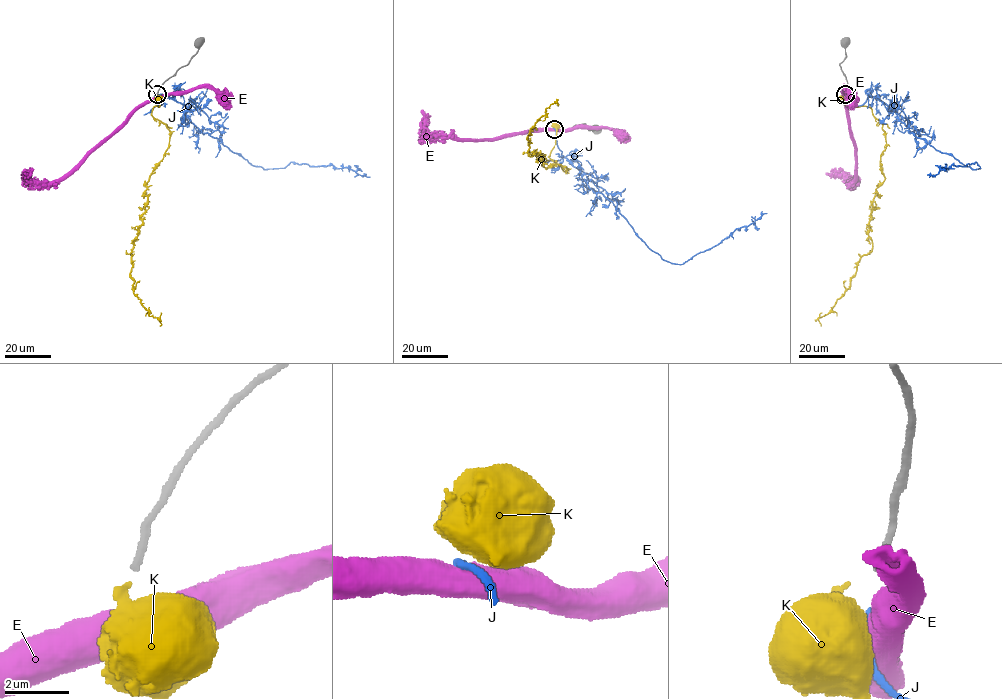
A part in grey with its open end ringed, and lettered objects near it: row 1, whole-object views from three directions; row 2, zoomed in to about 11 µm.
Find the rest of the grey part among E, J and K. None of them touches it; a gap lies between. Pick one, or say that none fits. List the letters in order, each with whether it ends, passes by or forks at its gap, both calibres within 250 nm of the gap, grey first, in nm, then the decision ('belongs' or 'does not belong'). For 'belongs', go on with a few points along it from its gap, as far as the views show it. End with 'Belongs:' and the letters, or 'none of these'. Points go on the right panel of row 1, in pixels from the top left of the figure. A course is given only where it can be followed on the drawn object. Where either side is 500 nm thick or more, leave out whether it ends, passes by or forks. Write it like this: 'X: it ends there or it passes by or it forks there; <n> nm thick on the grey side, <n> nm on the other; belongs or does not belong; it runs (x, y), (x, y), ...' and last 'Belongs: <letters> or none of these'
E: 200 nm thick on the grey side, 750 nm on the other; does not belong
J: it ends there; 200 nm thick on the grey side, 200 nm on the other; does not belong
K: it ends there; 200 nm thick on the grey side, 280 nm on the other; does not belong
Belongs: none of these

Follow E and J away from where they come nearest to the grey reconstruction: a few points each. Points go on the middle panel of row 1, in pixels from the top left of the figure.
E: (554, 129), (528, 130), (492, 139), (456, 139), (430, 135), (425, 129), (422, 109)
J: (553, 128), (561, 155), (671, 263), (681, 264), (766, 213)

